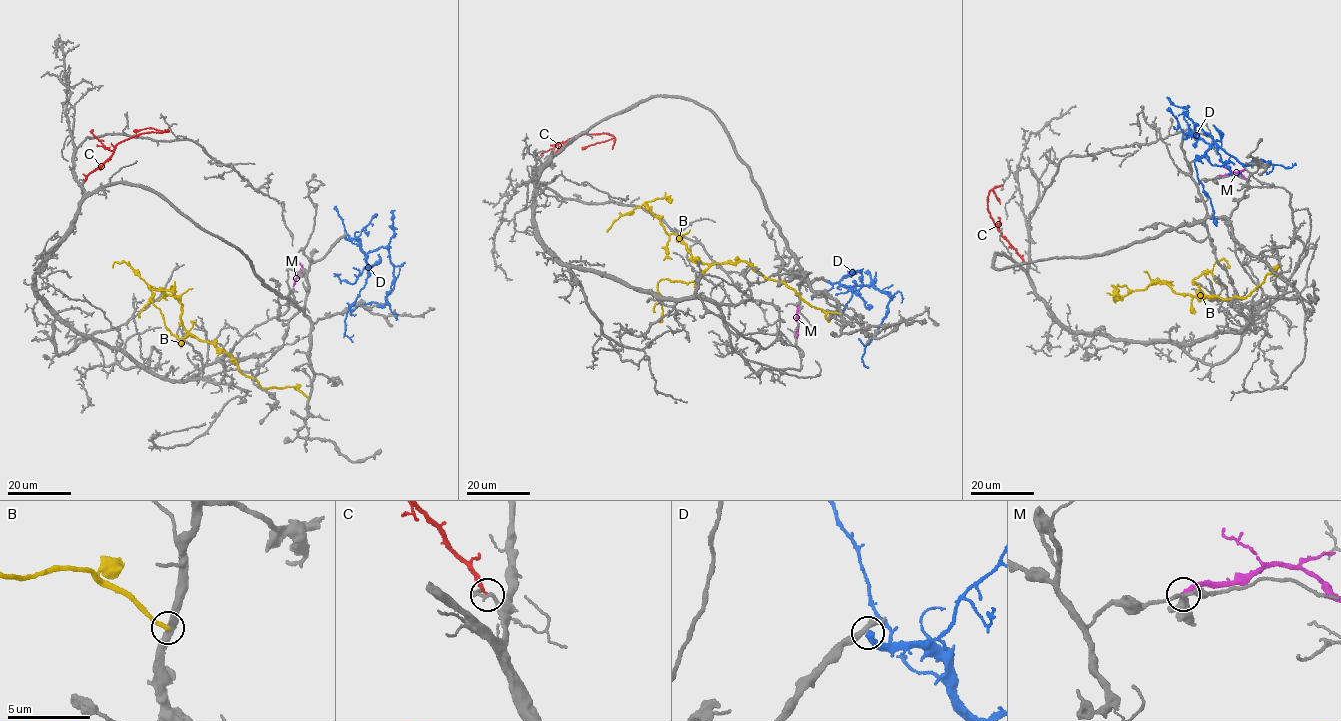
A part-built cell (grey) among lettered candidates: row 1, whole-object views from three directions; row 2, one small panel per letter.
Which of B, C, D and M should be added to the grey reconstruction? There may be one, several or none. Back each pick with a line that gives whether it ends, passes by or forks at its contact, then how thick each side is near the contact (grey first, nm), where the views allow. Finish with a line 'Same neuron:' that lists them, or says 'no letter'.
C: it passes by; 190 nm thick on the grey side, 130 nm on the other
Same neuron: C

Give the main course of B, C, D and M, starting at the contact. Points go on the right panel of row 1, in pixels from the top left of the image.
B: (1276, 274), (1266, 275), (1240, 298), (1193, 298), (1157, 282), (1116, 298), (1115, 286), (1129, 291)
C: (1024, 263), (990, 216), (987, 204), (990, 190), (1000, 204)
D: (1183, 138), (1188, 133), (1196, 139), (1196, 125), (1240, 164), (1258, 160), (1289, 168), (1295, 163)
M: (1215, 178), (1234, 172), (1251, 180)

